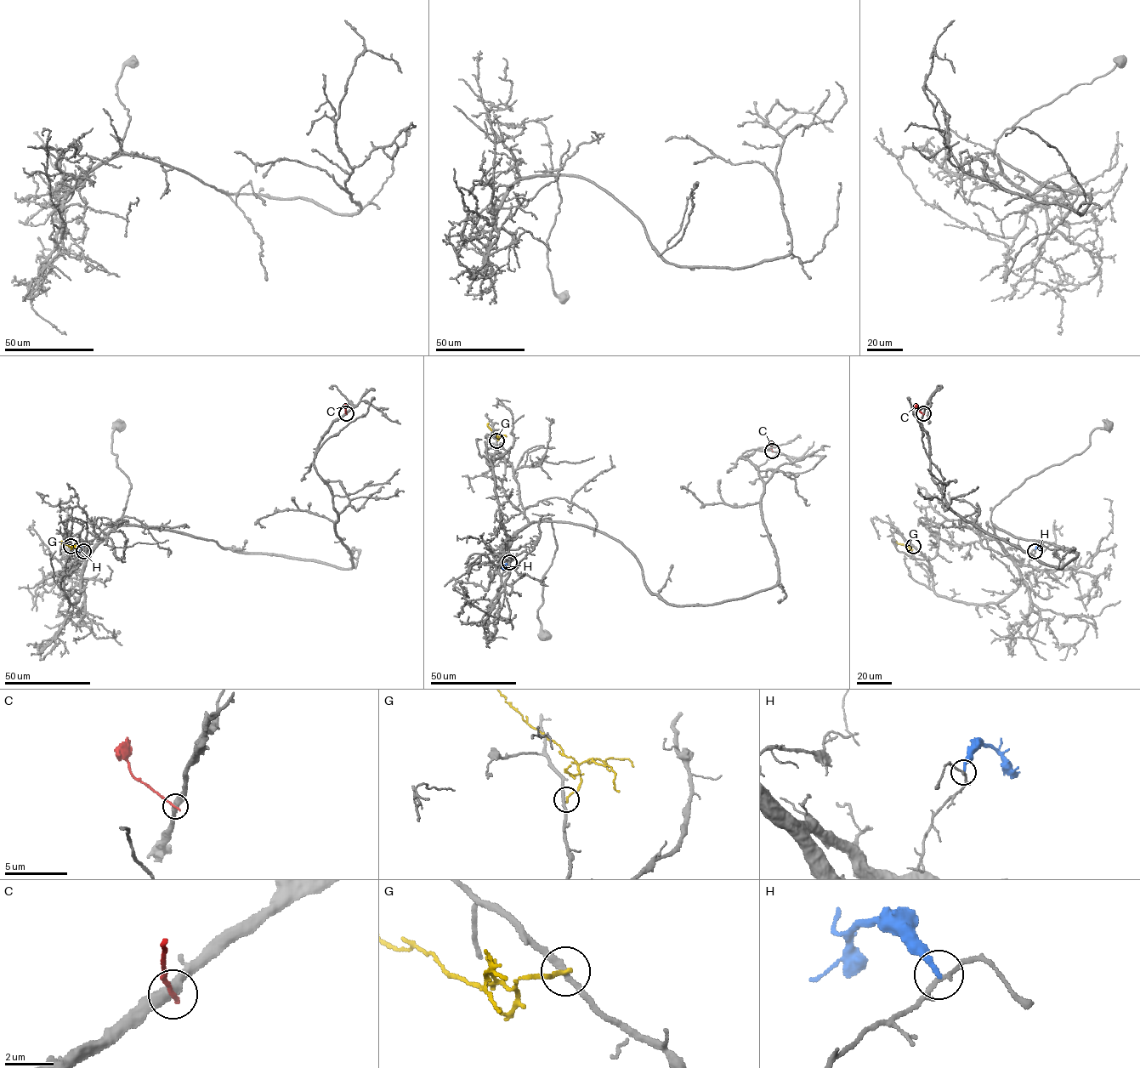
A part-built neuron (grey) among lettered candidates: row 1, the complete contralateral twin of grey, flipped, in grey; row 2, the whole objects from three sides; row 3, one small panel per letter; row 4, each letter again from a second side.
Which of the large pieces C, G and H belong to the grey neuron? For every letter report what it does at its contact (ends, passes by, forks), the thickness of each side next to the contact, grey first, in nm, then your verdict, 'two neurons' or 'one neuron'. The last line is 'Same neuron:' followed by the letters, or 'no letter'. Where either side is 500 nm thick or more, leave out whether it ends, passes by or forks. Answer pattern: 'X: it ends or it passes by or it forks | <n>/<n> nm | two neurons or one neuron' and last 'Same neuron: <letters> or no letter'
C: it ends | 440/190 nm | two neurons
G: it ends | 260/180 nm | two neurons
H: it ends | 190/220 nm | two neurons
Same neuron: no letter

